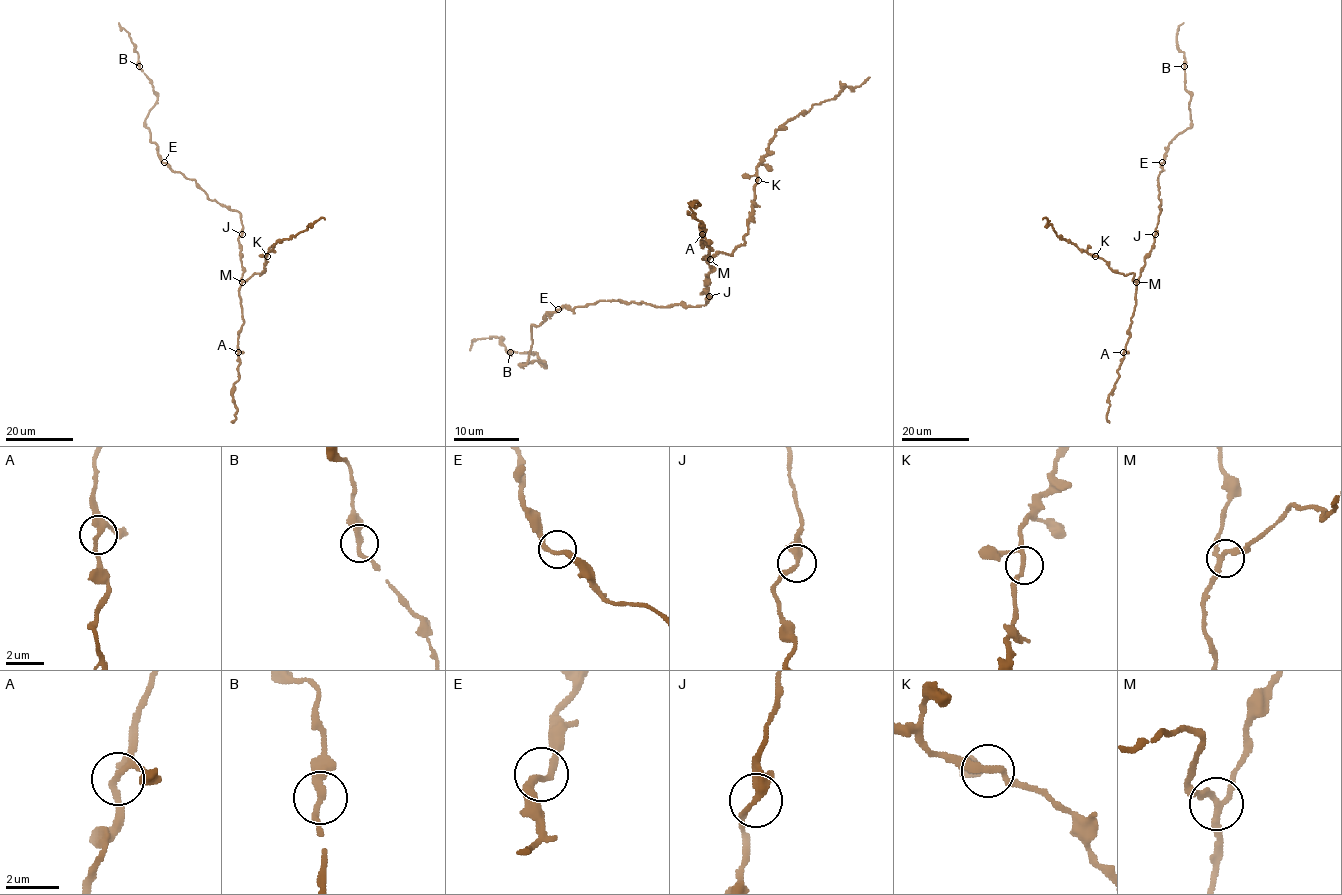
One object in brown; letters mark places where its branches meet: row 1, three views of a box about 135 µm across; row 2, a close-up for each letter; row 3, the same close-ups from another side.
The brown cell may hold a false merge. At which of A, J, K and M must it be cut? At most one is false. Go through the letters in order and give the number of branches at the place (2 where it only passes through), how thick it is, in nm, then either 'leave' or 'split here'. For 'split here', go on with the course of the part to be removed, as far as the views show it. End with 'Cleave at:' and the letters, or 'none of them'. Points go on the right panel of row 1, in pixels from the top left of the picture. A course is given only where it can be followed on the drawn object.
A: branches 3; calibre 220 nm; leave
J: branches 3; calibre 260 nm; leave
K: branches 3; calibre 220 nm; leave
M: branches 3; calibre 240 nm; leave
Cleave at: none of them

